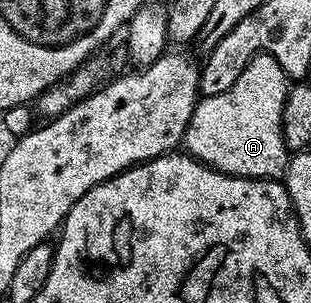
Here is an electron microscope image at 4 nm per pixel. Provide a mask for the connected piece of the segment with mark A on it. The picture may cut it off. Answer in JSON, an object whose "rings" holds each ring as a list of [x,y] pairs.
{"rings":[[[265,52],[253,55],[234,85],[223,93],[198,100],[185,130],[183,145],[186,152],[224,175],[243,176],[245,179],[282,178],[291,158],[282,133],[284,103],[290,88],[289,76],[273,57]]]}

